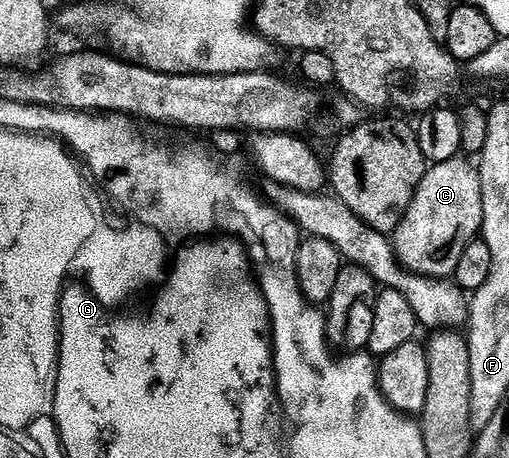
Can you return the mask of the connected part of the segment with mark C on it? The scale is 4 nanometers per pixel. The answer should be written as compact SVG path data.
M457 155L431 164L414 191L408 208L394 231L392 242L399 262L411 274L451 278L459 265L459 254L443 257L457 245L481 232L483 223L481 187L475 164Z

